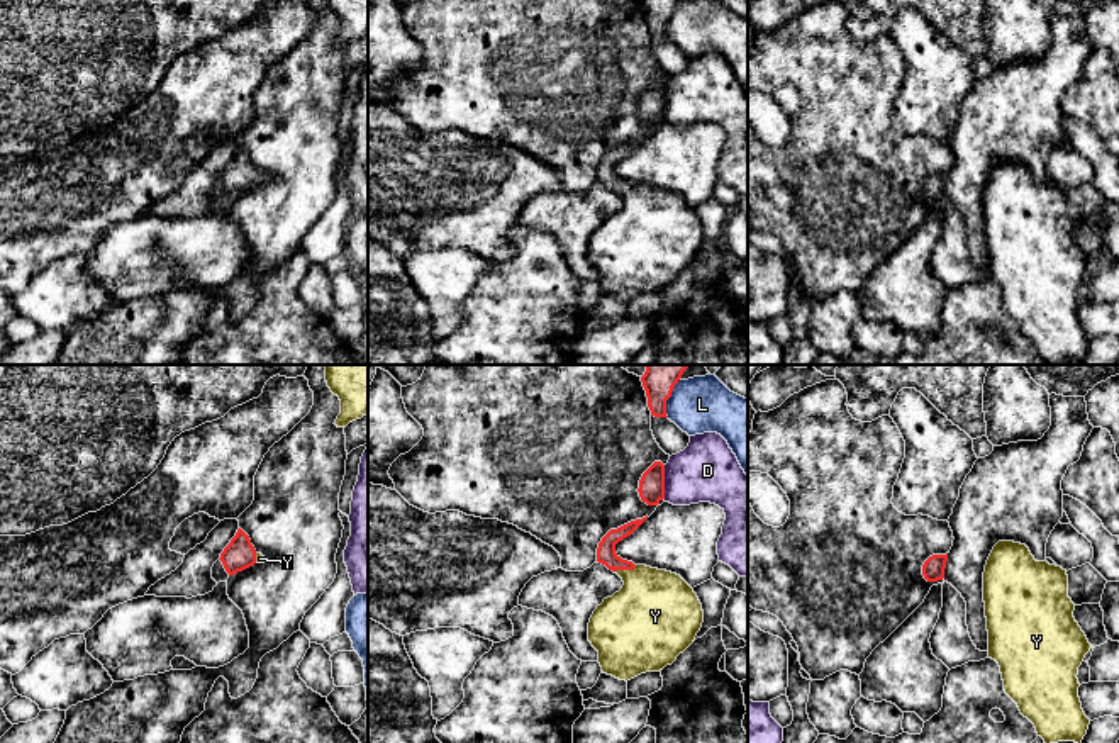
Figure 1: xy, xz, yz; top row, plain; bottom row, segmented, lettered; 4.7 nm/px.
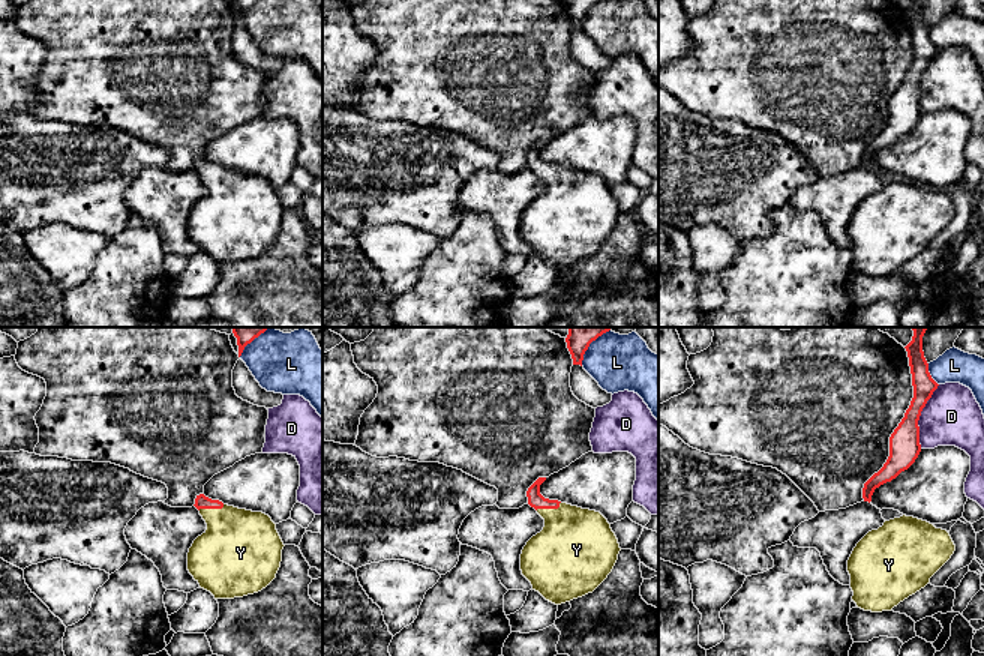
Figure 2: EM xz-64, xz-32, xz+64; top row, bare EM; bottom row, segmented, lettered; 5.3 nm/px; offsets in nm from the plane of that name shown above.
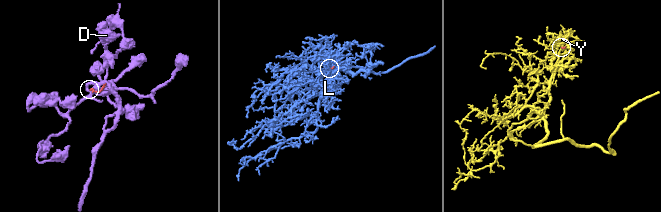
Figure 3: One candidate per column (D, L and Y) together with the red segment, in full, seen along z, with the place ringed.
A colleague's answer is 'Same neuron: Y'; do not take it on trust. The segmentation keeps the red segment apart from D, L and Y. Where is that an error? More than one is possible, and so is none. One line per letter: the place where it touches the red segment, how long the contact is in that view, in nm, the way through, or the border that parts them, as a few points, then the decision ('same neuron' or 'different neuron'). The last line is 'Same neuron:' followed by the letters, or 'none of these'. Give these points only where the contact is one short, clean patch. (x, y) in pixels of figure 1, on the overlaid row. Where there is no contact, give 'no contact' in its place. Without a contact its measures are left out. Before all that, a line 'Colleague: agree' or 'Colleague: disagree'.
Colleague: agree
D: contact xz (663, 482); length 160 nm; border xz (663, 465), (665, 497); different neuron
L: contact xz (670, 396); length 190 nm; border xz (679, 379), (667, 401), (667, 416); different neuron
Y: contact xz (624, 569); length 120 nm; same neuron
Same neuron: Y

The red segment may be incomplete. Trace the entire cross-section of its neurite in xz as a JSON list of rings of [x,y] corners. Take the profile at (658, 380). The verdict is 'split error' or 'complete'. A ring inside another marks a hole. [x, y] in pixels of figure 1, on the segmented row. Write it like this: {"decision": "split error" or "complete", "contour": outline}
{"decision": "complete", "contour": [[[646,365],[641,382],[646,390],[651,416],[668,417],[666,400],[671,397],[673,387],[687,368],[688,365]]]}

